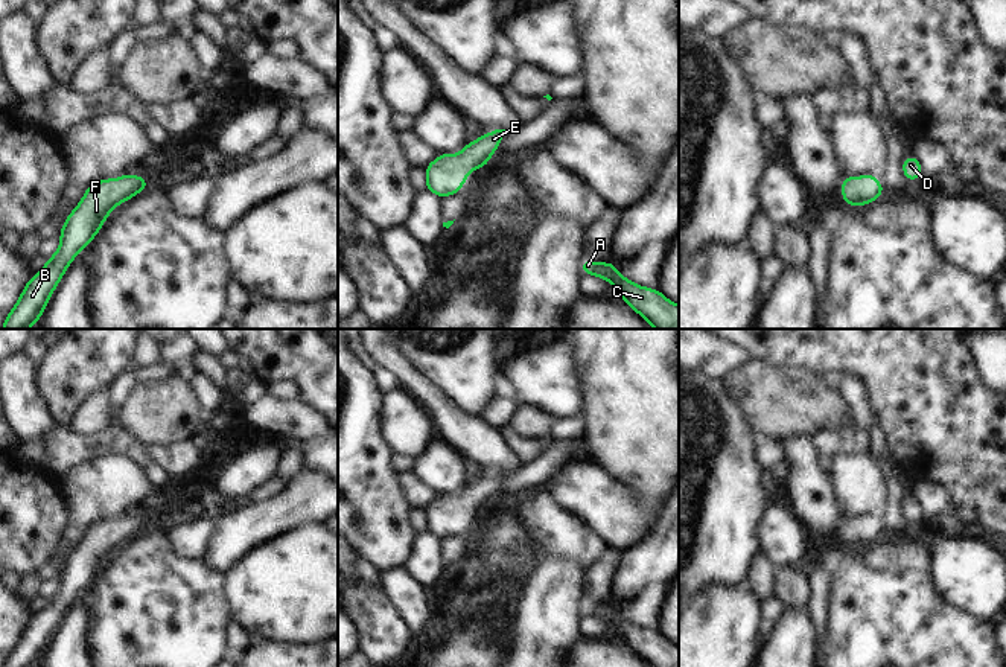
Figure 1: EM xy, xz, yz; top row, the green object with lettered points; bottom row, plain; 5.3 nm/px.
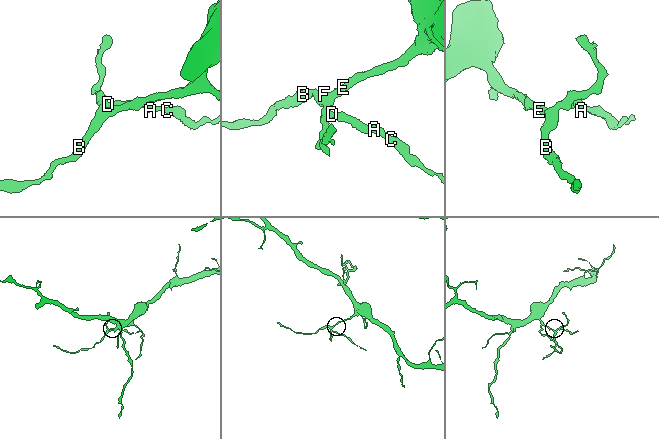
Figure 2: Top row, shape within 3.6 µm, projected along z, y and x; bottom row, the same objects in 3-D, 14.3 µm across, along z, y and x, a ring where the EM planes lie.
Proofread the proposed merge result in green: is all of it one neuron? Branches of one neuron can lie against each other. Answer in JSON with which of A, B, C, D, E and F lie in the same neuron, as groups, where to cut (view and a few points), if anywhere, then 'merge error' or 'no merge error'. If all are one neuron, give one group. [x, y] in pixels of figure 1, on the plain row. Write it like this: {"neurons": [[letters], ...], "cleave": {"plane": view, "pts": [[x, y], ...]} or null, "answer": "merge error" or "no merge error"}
{"neurons": [["A", "B", "C", "D", "E", "F"]], "cleave": null, "answer": "no merge error"}

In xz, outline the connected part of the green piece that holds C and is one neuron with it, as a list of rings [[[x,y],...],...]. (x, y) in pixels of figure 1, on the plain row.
[[[581,602],[581,615],[607,621],[619,638],[651,667],[679,667],[679,646],[670,643],[659,630],[639,627],[618,614],[610,603]]]

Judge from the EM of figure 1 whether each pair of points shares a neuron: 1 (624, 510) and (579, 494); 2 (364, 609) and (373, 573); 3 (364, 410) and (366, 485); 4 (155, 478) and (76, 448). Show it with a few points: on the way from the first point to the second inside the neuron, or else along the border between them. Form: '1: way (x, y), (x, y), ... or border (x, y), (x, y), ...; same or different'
1: way (614, 510), (589, 494); same
2: border (356, 576), (369, 582), (379, 582); different
3: way (364, 428), (364, 466); same
4: way (139, 457), (128, 446), (98, 446); same

